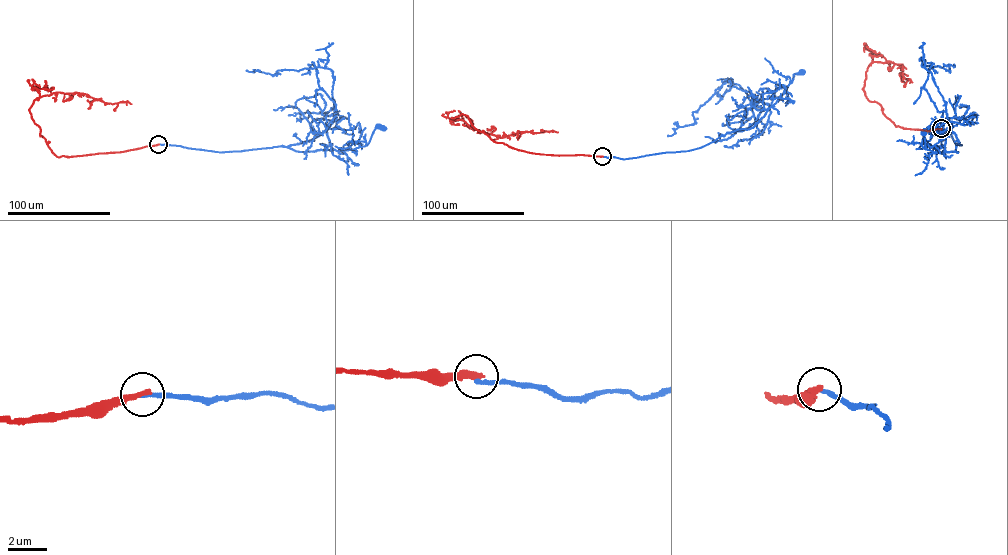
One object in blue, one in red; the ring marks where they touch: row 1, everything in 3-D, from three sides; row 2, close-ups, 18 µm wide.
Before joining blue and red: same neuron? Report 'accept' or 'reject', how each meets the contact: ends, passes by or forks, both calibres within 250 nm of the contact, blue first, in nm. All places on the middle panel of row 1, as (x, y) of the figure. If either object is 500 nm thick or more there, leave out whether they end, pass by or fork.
reject; blue ends; red ends; calibres 220 and 360 nm

